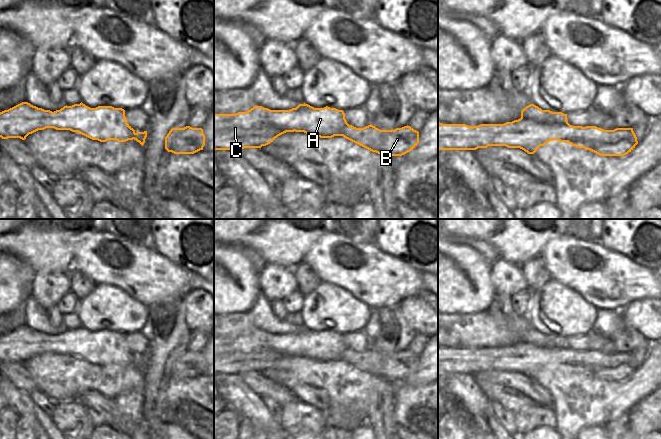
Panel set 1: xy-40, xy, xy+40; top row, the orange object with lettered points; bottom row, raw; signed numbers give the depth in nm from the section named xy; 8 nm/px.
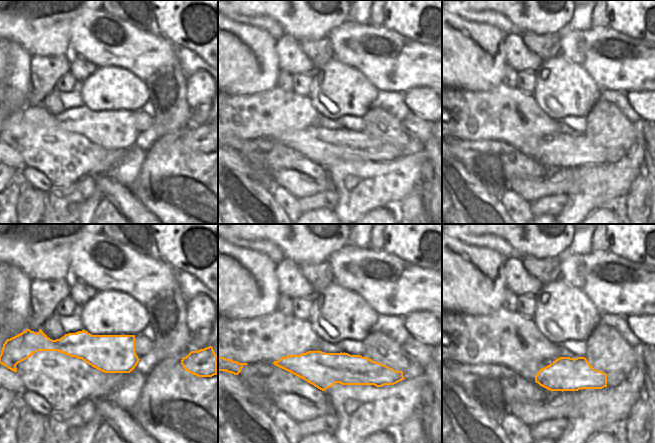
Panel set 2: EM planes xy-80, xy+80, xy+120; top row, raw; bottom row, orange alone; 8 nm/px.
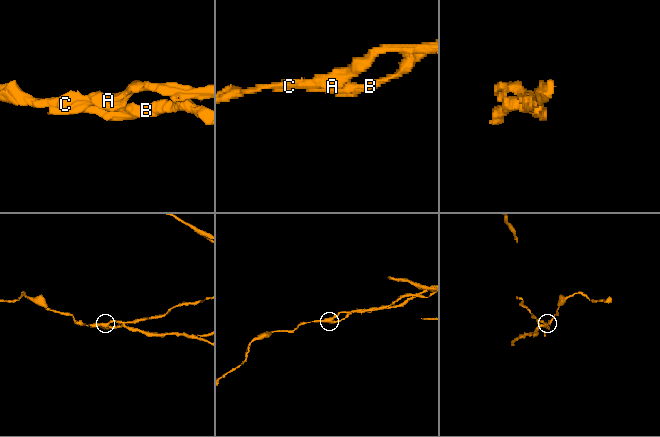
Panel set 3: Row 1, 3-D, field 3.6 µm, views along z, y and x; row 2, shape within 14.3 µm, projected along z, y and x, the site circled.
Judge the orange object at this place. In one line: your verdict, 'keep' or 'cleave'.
cleave

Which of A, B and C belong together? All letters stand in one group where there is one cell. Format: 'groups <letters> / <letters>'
groups A C / B

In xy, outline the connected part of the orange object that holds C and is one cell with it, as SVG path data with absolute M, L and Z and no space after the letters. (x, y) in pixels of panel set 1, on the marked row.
M305 103L290 110L270 110L256 105L246 112L214 114L214 136L226 136L236 130L282 128L332 138L342 136L343 129L348 125L343 110L328 106L314 108Z

